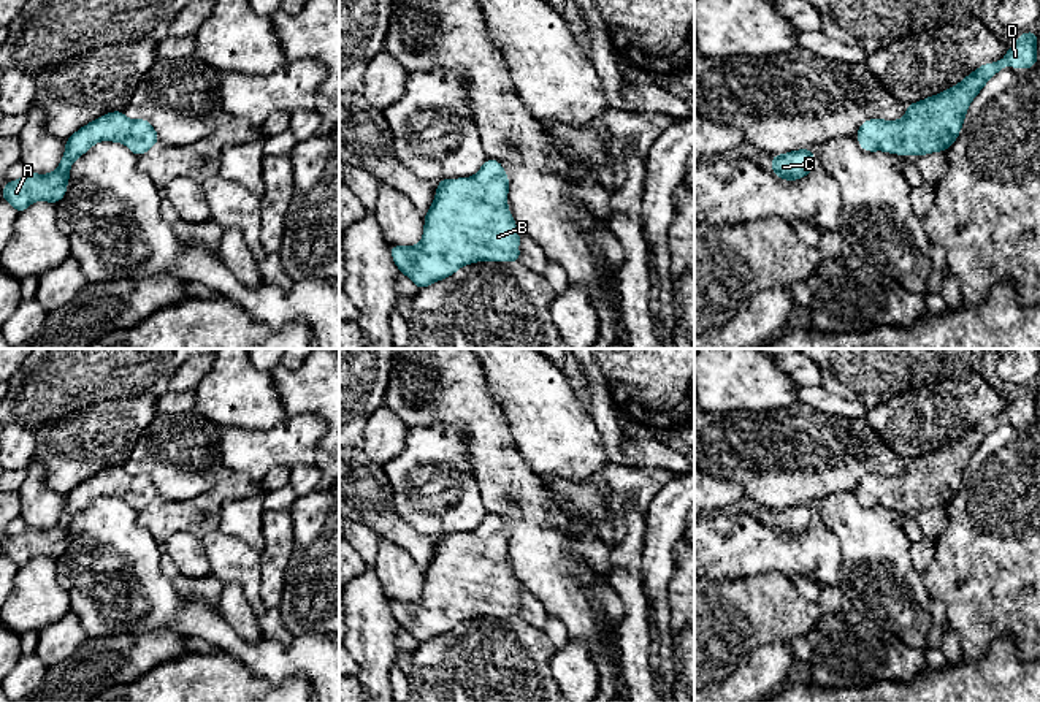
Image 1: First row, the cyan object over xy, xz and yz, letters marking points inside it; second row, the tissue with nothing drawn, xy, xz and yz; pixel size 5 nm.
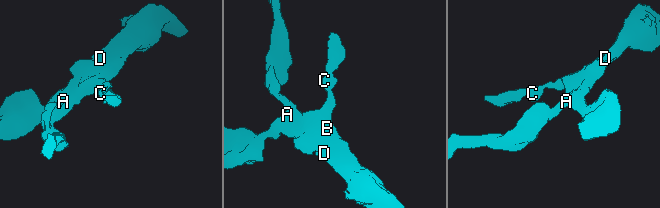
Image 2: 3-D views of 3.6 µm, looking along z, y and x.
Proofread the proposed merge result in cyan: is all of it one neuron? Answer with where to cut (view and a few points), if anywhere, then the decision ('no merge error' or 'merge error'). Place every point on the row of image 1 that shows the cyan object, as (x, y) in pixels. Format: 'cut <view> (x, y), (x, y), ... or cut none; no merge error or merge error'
cut none; no merge error

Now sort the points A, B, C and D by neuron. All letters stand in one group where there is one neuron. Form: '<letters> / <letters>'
A B C D

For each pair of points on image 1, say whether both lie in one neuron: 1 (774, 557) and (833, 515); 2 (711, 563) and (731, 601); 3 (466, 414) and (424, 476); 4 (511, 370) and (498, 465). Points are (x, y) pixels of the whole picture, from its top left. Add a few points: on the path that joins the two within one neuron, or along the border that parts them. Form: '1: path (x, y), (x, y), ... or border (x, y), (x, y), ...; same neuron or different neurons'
1: border (815, 522), (822, 523), (834, 536), (841, 555); different neurons
2: border (757, 572), (736, 579), (711, 579); different neurons
3: border (419, 425), (454, 427), (462, 434), (471, 463); different neurons
4: border (487, 381), (487, 389), (501, 406), (519, 449); different neurons

